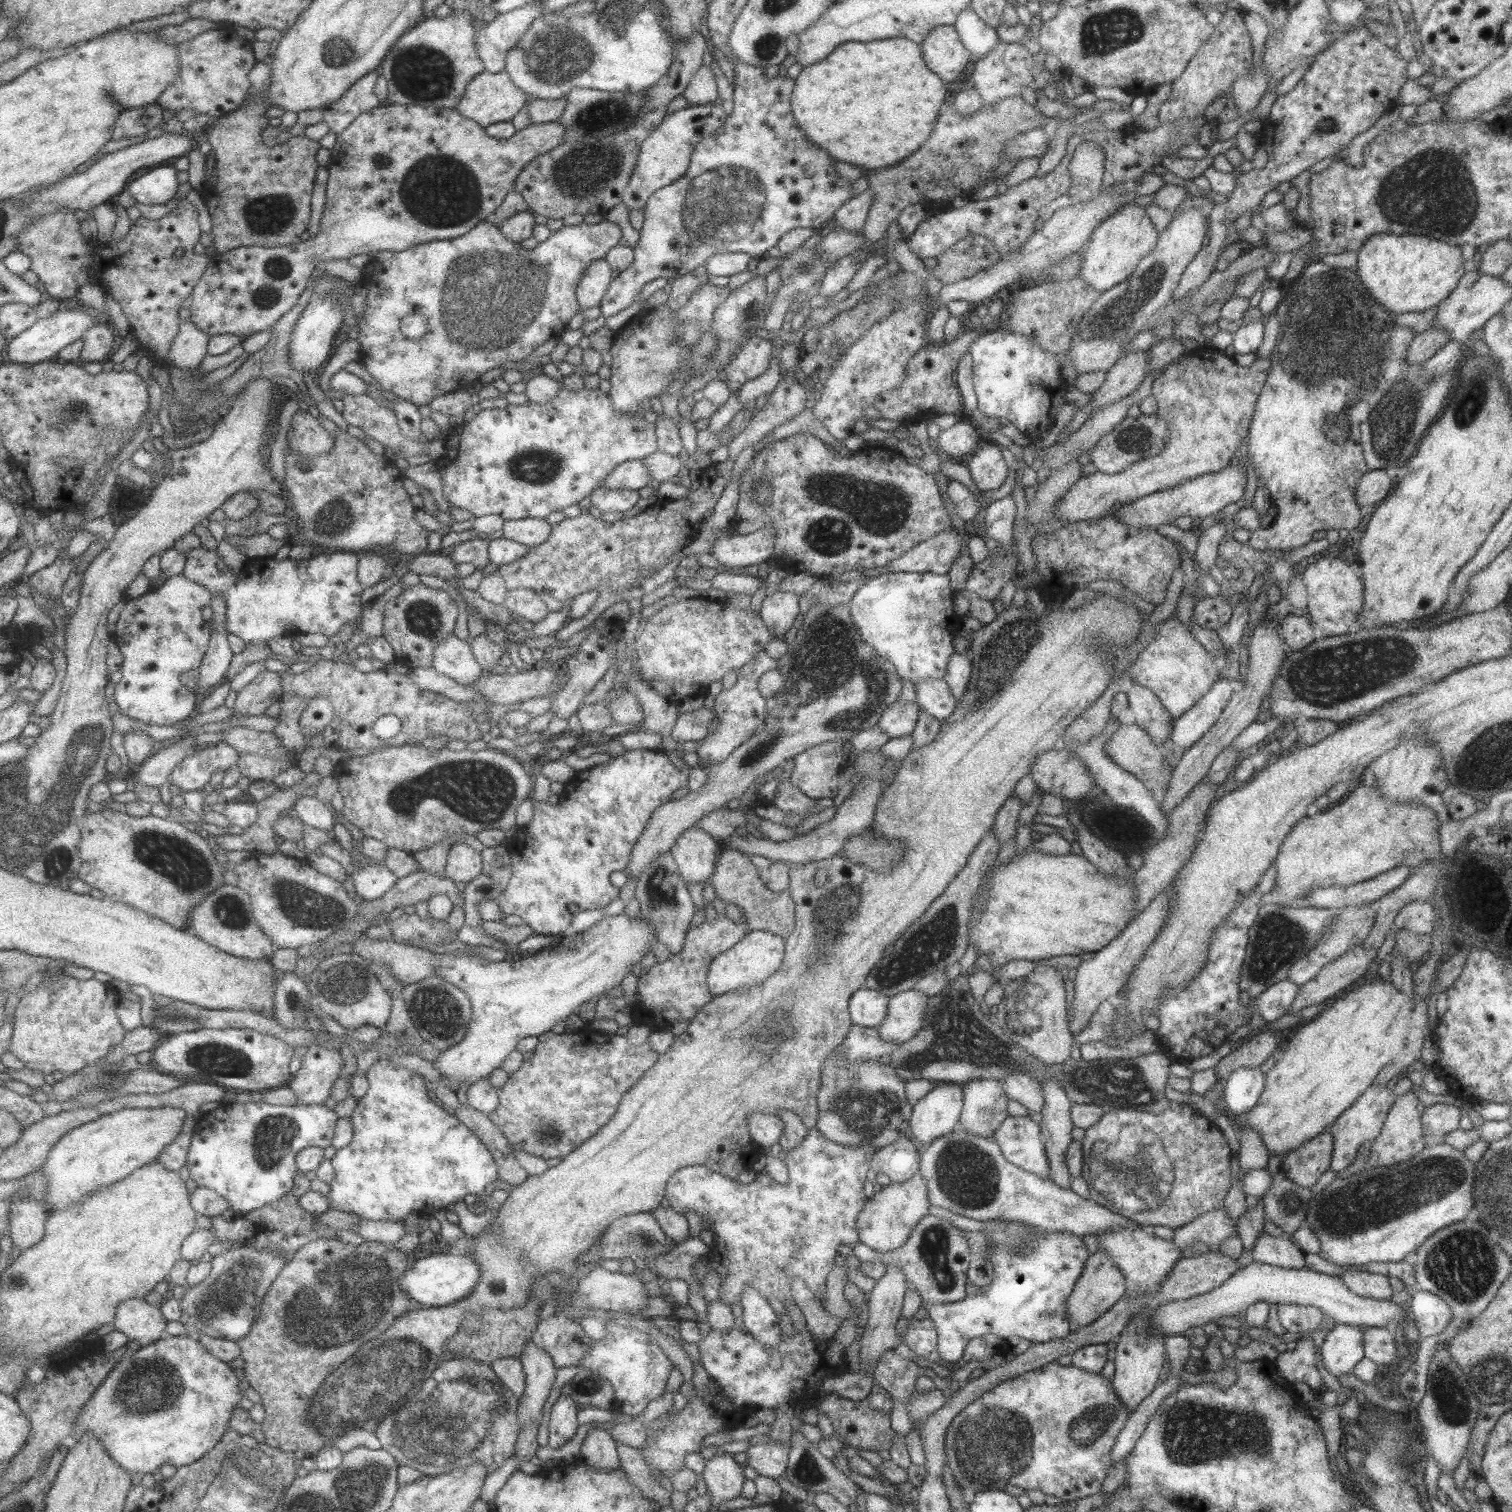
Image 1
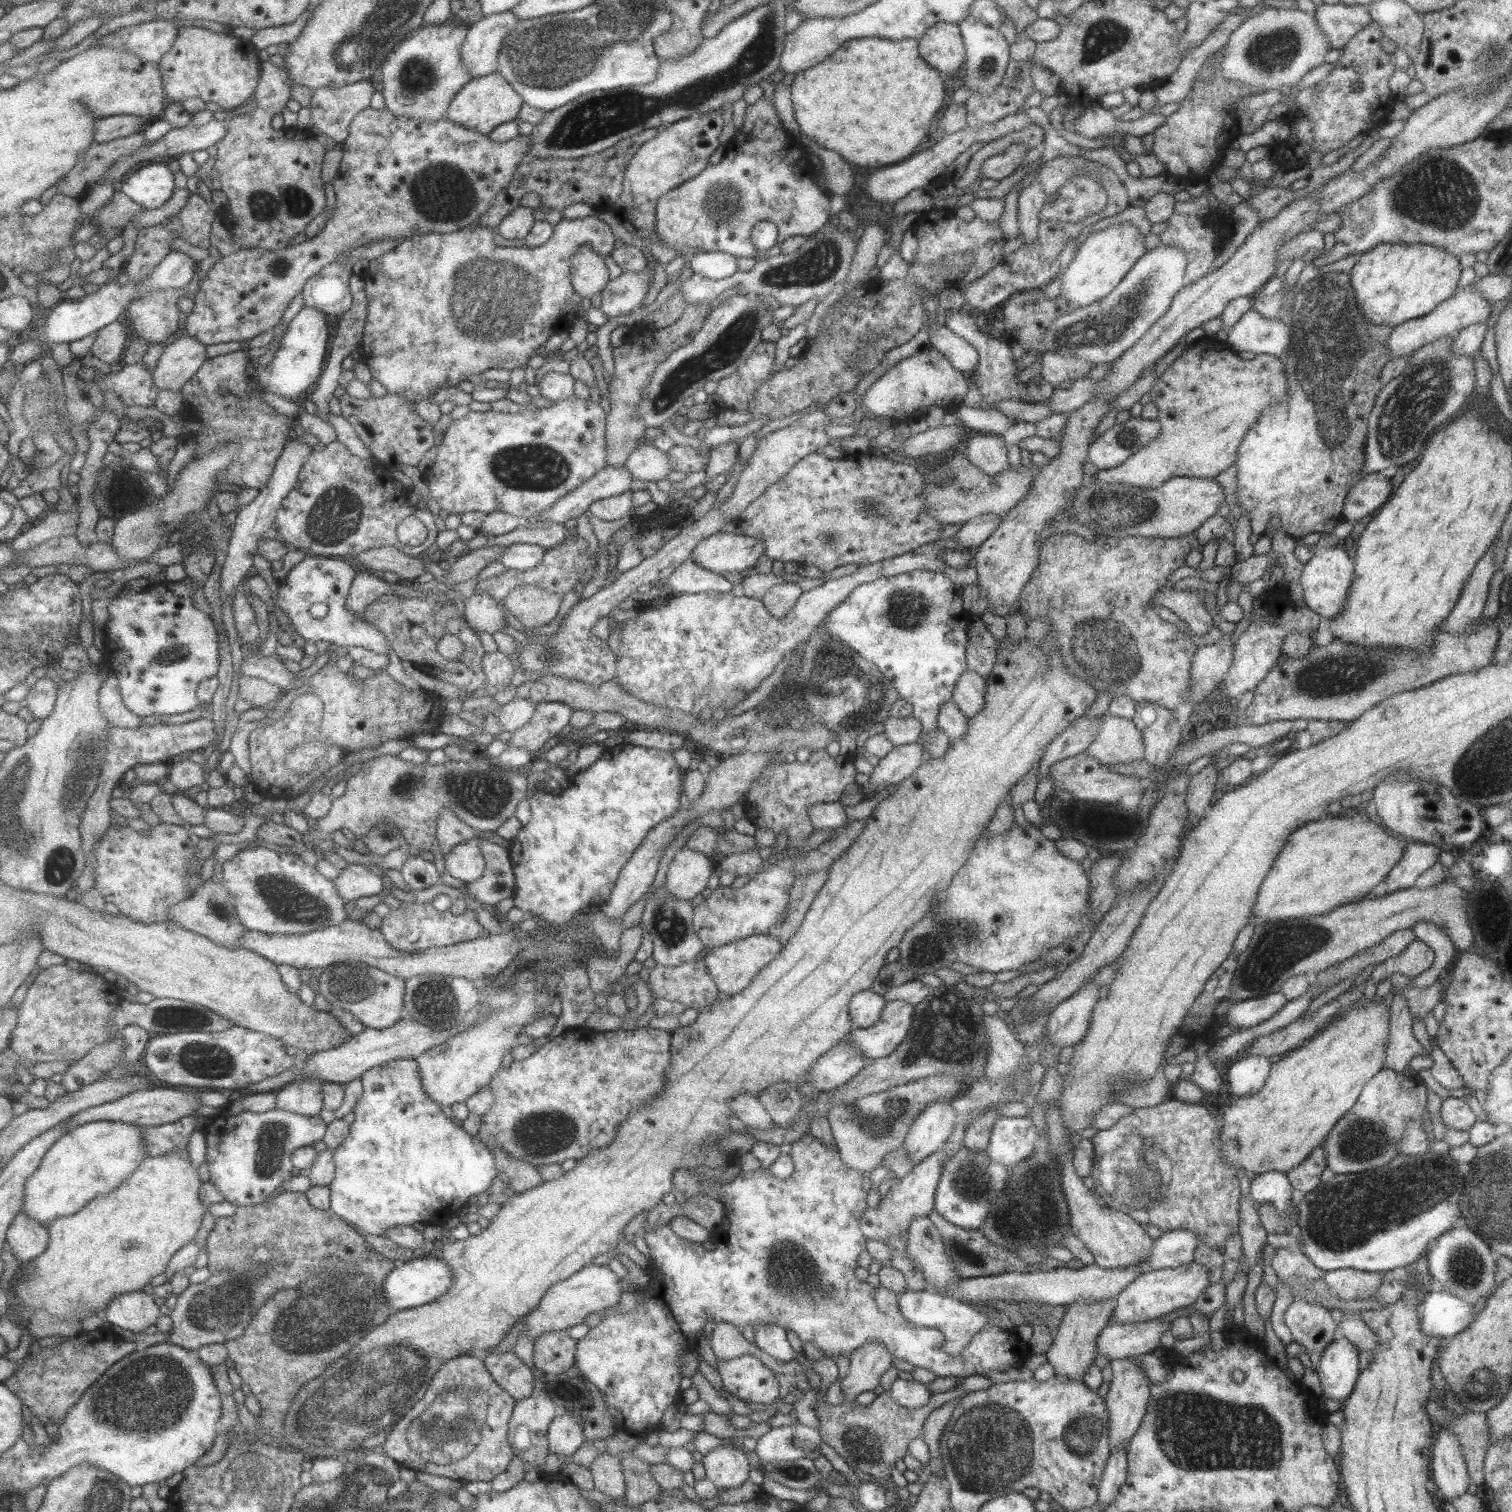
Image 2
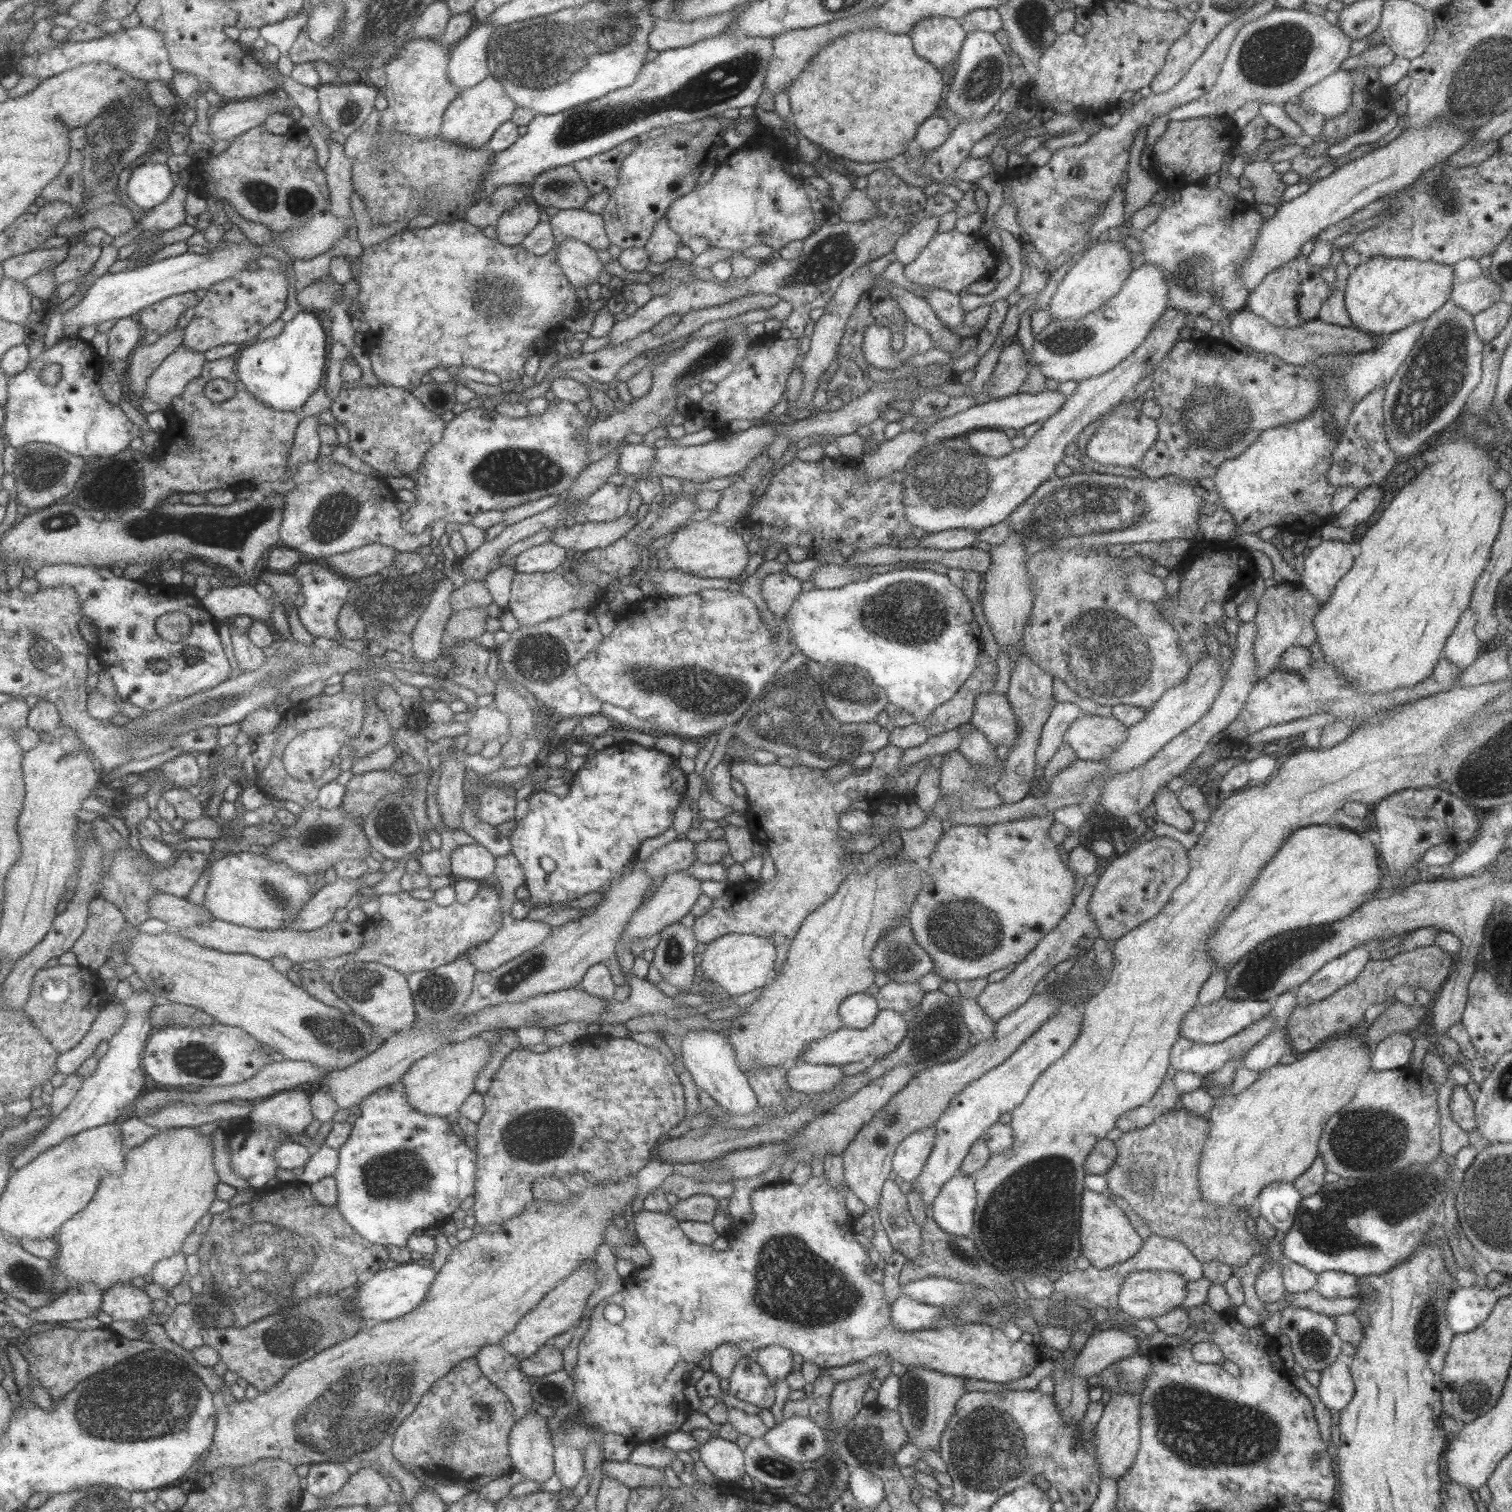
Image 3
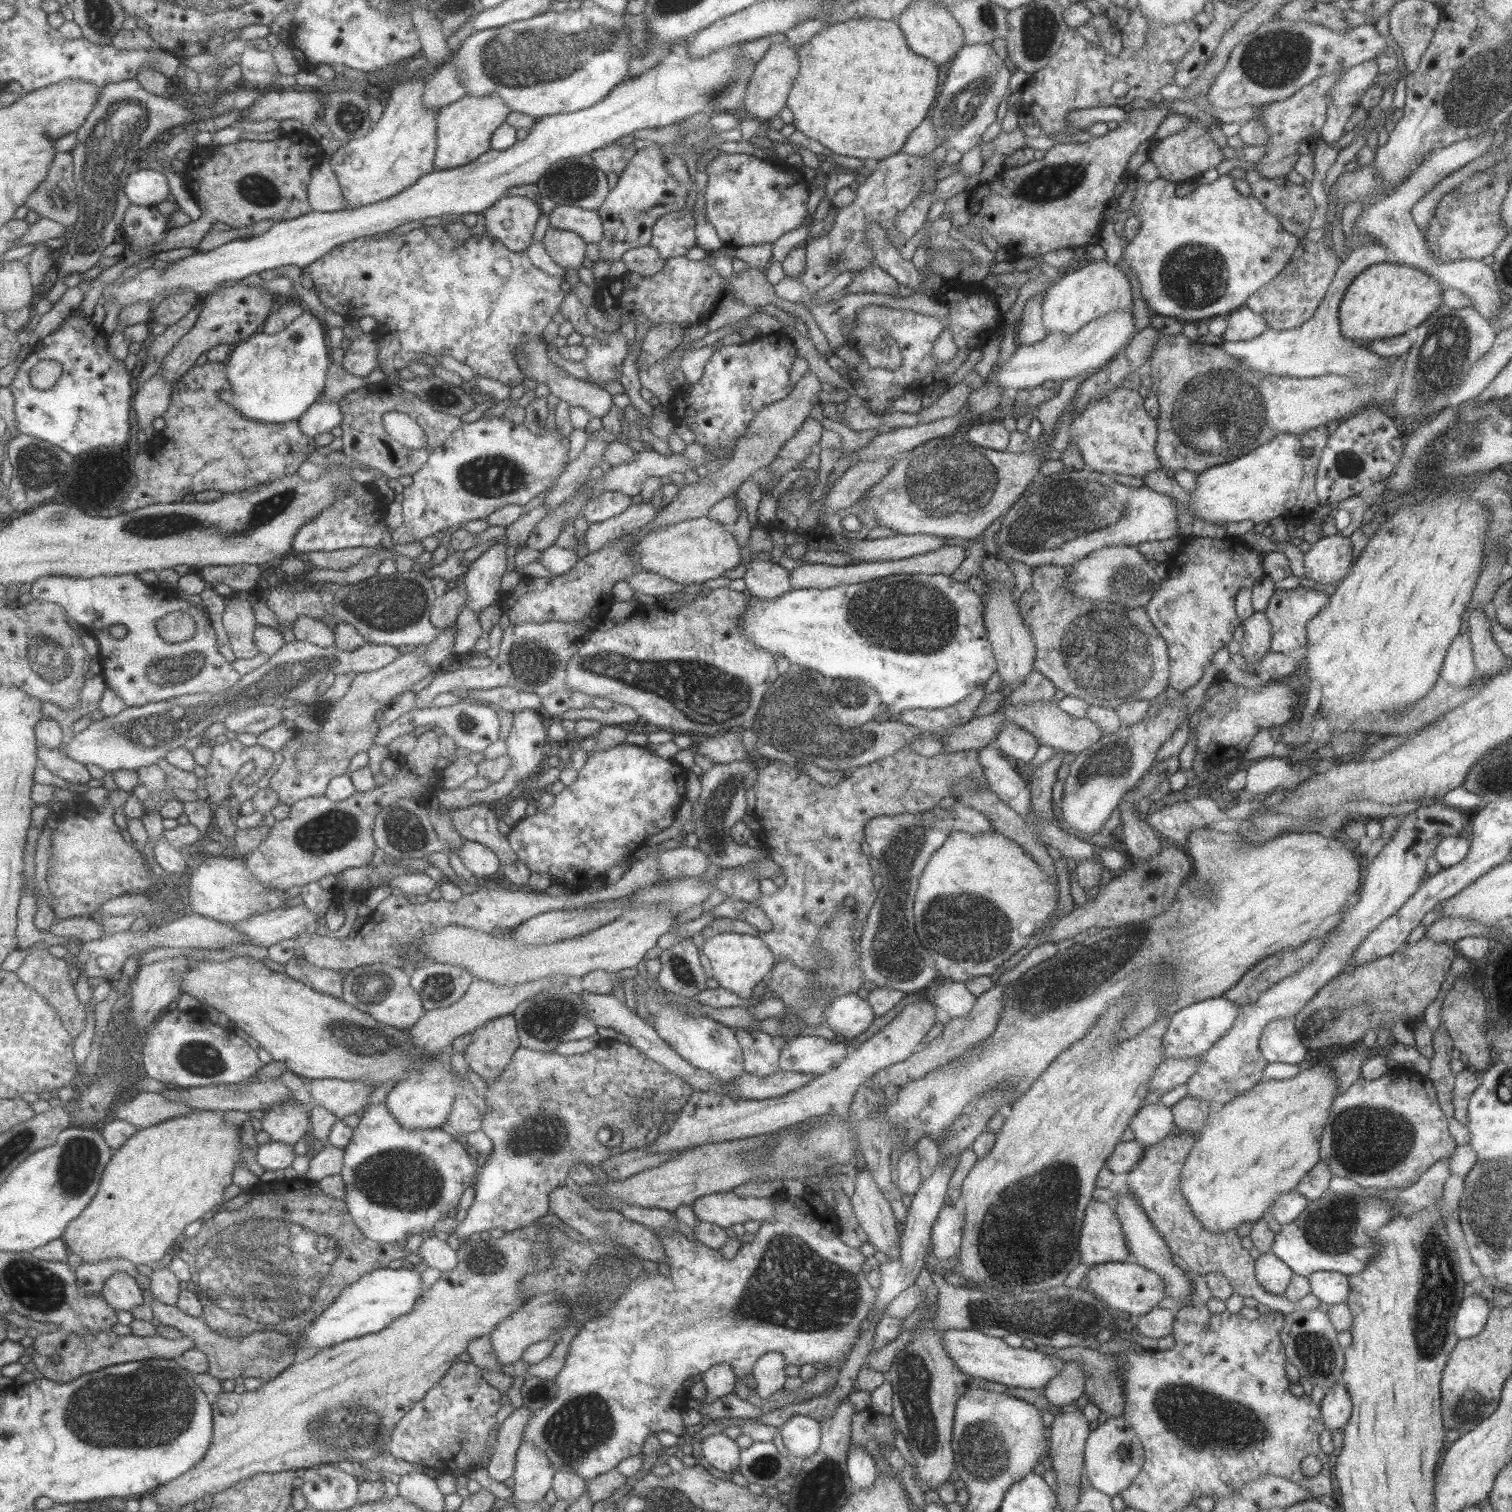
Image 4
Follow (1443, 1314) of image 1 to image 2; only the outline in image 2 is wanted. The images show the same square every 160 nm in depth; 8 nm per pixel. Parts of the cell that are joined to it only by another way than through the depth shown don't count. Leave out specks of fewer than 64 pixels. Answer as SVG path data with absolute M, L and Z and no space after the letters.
M1435 1290L1427 1292L1418 1306L1420 1331L1425 1336L1451 1338L1475 1318L1473 1305L1461 1301L1450 1292Z

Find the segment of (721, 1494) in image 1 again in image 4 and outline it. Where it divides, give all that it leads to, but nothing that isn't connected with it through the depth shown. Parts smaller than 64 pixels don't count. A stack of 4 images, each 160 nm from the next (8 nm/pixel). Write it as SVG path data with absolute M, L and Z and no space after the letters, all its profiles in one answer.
M715 1433L703 1438L701 1447L702 1458L705 1458L712 1468L726 1474L738 1470L740 1449L734 1440L721 1433Z

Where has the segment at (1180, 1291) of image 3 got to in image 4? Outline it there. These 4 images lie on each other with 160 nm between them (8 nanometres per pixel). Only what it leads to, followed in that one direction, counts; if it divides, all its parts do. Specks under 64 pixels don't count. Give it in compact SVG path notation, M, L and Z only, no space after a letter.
M1105 1263L1089 1267L1085 1275L1087 1286L1093 1290L1096 1299L1121 1312L1129 1313L1132 1318L1145 1315L1151 1309L1157 1307L1161 1298L1166 1296L1164 1280L1159 1275L1137 1263Z

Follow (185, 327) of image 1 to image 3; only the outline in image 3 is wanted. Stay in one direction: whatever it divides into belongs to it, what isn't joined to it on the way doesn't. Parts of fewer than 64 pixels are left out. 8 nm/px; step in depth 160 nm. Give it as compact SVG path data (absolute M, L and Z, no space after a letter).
M187 346L177 348L148 380L149 400L158 402L165 410L185 392L193 379L203 374L207 362L203 352L195 352Z

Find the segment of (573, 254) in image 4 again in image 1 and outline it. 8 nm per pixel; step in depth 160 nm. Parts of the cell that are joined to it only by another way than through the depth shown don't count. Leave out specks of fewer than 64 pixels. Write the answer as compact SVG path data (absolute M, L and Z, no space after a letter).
M604 259L591 261L577 284L576 301L580 311L597 306L603 299L614 274Z

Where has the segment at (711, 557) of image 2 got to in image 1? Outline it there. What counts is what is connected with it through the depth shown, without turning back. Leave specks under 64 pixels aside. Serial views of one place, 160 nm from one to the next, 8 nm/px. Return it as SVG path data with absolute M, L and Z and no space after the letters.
M767 523L745 535L719 536L709 553L725 567L758 565L772 557L775 541L772 524Z

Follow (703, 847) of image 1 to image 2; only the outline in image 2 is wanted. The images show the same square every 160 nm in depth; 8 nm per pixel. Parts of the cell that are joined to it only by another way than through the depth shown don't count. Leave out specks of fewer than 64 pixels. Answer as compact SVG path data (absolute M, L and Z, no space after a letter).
M681 847L667 866L664 887L672 897L689 901L707 886L714 866L713 857Z

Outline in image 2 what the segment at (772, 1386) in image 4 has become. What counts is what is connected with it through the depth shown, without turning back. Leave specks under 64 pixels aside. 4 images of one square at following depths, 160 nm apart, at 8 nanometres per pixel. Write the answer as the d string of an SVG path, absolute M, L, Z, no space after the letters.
M765 1323L752 1328L754 1342L763 1352L766 1352L771 1359L788 1363L792 1360L794 1353L785 1339L785 1330L777 1325Z

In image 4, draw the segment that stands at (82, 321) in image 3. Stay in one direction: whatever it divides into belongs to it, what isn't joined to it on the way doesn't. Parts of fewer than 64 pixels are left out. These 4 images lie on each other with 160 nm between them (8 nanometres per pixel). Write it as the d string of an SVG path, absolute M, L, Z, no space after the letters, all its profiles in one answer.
M738 44L718 48L702 57L692 57L681 49L671 50L658 62L657 66L648 68L645 72L629 80L625 79L619 82L603 100L596 102L593 106L582 108L577 112L568 112L567 114L537 117L530 126L527 136L522 140L516 140L505 150L496 151L489 148L467 164L455 168L435 169L419 176L411 186L404 188L395 196L378 200L373 204L367 204L367 206L341 209L336 212L309 212L289 221L274 222L267 232L255 236L255 238L229 240L227 244L219 246L216 250L193 253L187 258L181 258L170 264L147 268L147 270L139 272L135 278L127 280L123 286L117 284L117 281L115 284L107 286L103 290L101 303L107 308L105 300L114 300L124 309L136 302L153 302L157 296L170 289L191 289L191 291L205 297L215 292L221 282L239 281L253 273L258 274L261 271L274 270L288 264L302 270L308 264L327 254L327 252L340 248L351 240L387 233L395 227L409 222L441 217L447 214L483 213L505 194L507 188L534 184L547 168L555 162L559 162L559 160L590 154L591 151L610 145L617 138L629 136L636 130L675 124L700 112L710 114L740 111L754 68L753 61L746 61L743 57L738 57Z

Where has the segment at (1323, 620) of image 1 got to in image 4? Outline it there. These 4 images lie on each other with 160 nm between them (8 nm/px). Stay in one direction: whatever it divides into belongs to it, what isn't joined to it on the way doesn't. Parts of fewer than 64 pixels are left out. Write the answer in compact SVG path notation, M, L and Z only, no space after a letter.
M1323 535L1304 552L1306 577L1319 586L1334 586L1350 570L1351 543L1349 537Z

